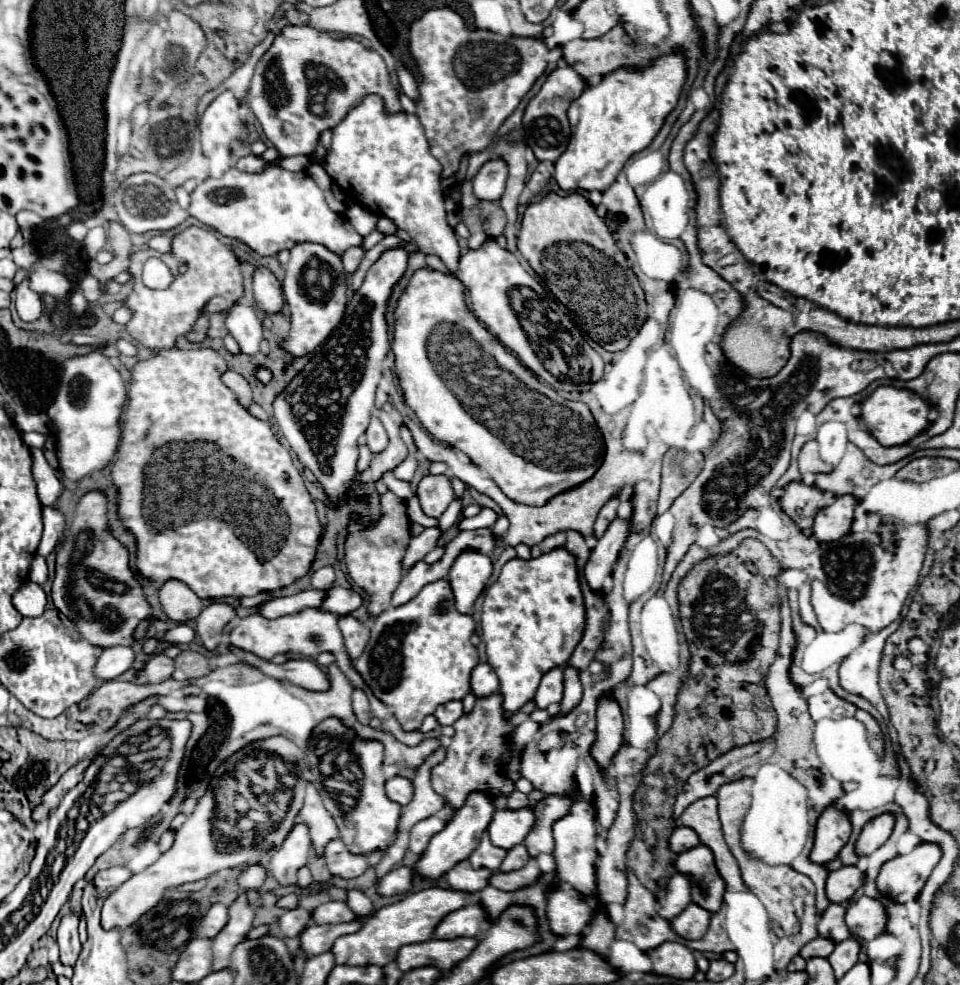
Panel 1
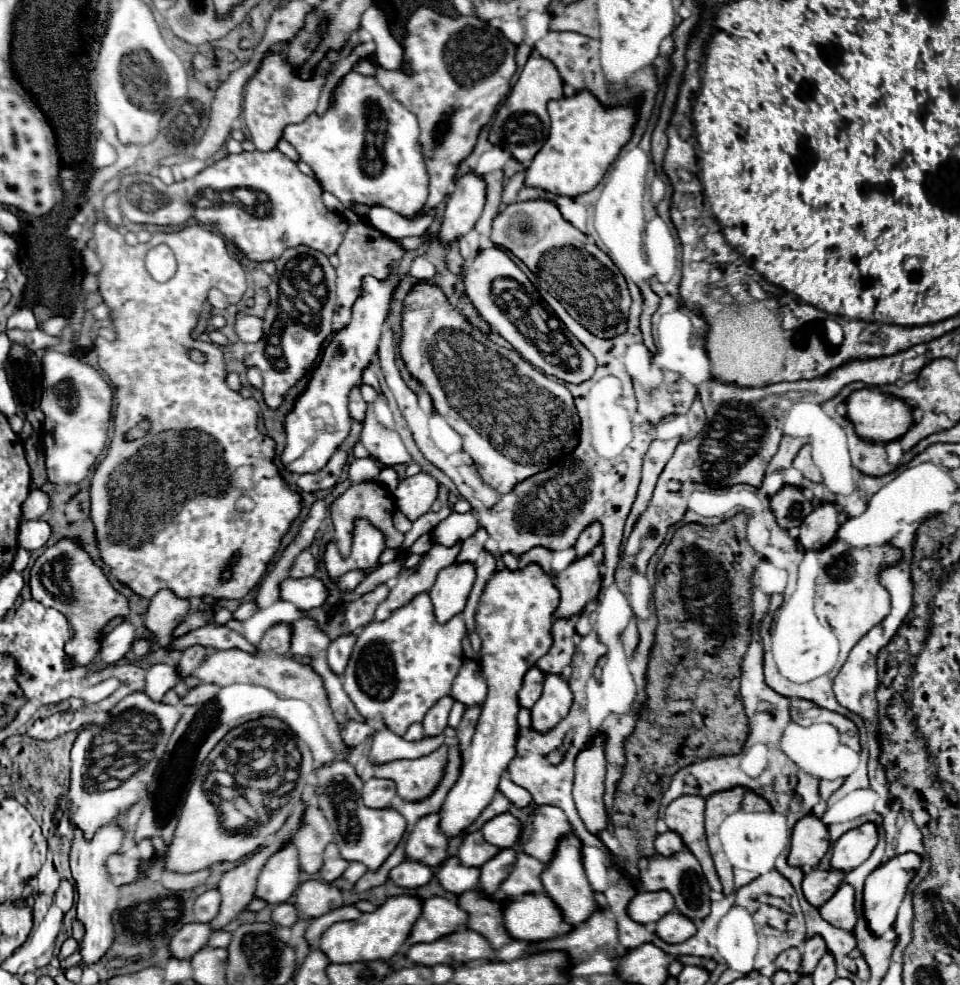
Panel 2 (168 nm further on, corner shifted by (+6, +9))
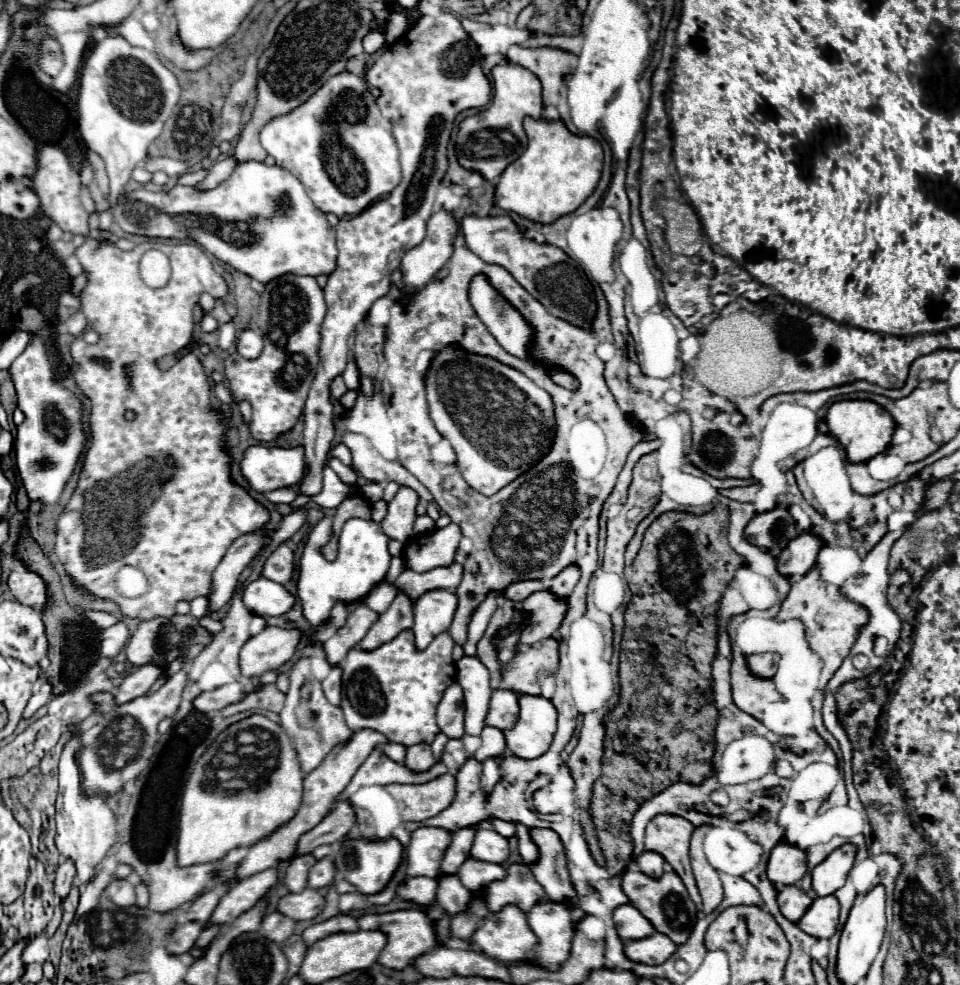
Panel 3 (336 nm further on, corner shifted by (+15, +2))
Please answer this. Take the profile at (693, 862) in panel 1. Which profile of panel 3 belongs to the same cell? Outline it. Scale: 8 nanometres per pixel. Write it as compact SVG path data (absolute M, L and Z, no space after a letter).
M626 870L626 874L622 874L622 890L630 898L630 902L652 922L652 926L658 932L664 932L676 944L684 944L684 940L688 940L696 924L696 906L684 882L674 870L664 872L660 878L650 878L650 876L644 876L642 872Z

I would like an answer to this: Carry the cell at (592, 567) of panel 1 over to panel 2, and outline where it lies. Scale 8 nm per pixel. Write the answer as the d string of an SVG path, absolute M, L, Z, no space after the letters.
M585 555L583 559L573 561L557 577L553 577L553 581L561 593L559 607L553 613L555 619L573 617L593 597L597 597L597 593L601 589L599 567L601 567L601 563L597 563L591 555Z

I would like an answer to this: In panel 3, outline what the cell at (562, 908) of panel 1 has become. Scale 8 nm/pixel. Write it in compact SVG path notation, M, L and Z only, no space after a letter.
M508 904L500 912L484 918L472 942L476 942L484 954L500 962L522 962L538 944L538 938L528 926L526 914L518 906Z

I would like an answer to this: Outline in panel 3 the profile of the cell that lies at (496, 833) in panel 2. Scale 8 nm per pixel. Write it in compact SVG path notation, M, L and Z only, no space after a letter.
M480 828L480 832L476 832L470 856L478 858L478 860L484 860L484 862L504 864L510 856L508 840L504 836L500 836L496 830Z

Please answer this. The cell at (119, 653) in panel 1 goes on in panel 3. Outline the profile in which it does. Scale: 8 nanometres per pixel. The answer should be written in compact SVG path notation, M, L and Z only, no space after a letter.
M118 622L106 630L102 630L102 642L100 642L100 654L106 658L116 658L118 652L128 642L128 628L124 622Z

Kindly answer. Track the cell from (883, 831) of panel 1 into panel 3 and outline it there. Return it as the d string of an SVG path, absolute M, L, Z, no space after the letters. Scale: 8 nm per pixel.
M844 844L836 848L824 862L820 862L812 870L812 888L816 896L828 896L834 894L838 888L842 888L854 864L854 858L856 858L856 846Z

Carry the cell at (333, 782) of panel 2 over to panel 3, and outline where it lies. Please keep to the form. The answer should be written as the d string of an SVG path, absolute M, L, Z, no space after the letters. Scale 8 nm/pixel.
M344 838L342 844L348 844L340 848L338 852L330 854L330 860L334 862L338 874L354 884L358 892L362 894L374 894L380 892L388 880L392 878L394 870L400 864L402 858L402 844L396 838L386 838L386 840L366 840L366 838Z

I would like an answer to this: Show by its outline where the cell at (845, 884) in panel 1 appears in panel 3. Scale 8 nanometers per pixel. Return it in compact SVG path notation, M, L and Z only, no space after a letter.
M796 884L784 886L778 892L780 910L792 922L798 922L804 916L804 912L812 906L812 902L814 902L814 898L808 892L804 892L800 886L796 886Z

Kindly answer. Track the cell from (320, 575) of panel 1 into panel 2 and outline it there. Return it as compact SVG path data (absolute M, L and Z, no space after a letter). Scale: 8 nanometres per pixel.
M305 549L305 551L301 551L295 557L295 561L293 561L291 569L289 569L289 577L295 577L295 579L299 579L299 577L311 577L315 573L315 569L317 569L315 557Z

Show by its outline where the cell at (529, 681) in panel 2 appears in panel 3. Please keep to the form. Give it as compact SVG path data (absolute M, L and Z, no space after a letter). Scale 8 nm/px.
M506 688L494 690L490 708L488 708L488 716L486 716L486 724L500 728L500 730L512 728L520 714L518 700L520 700L520 692L516 690L506 690Z

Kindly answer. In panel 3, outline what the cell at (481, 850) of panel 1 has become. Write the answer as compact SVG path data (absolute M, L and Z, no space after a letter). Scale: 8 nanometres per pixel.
M466 858L464 864L458 868L458 878L460 882L474 894L474 896L484 896L480 892L482 886L488 886L492 880L504 878L504 866L502 864L492 864L476 858Z

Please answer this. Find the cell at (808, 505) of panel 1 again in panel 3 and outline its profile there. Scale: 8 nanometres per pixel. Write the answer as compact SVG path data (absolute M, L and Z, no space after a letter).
M776 506L774 510L756 514L748 528L746 538L750 544L756 544L764 550L780 550L800 534L798 524L794 522L792 514L786 508Z

